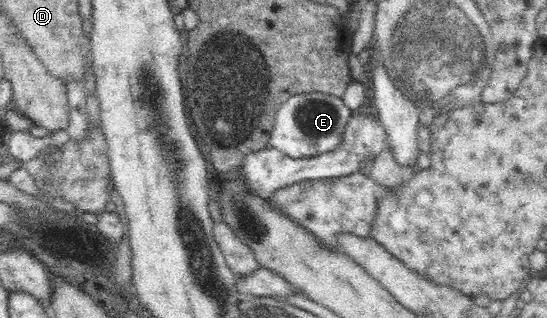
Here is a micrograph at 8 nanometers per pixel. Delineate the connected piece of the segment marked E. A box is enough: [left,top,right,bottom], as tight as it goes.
[269,92,353,158]

